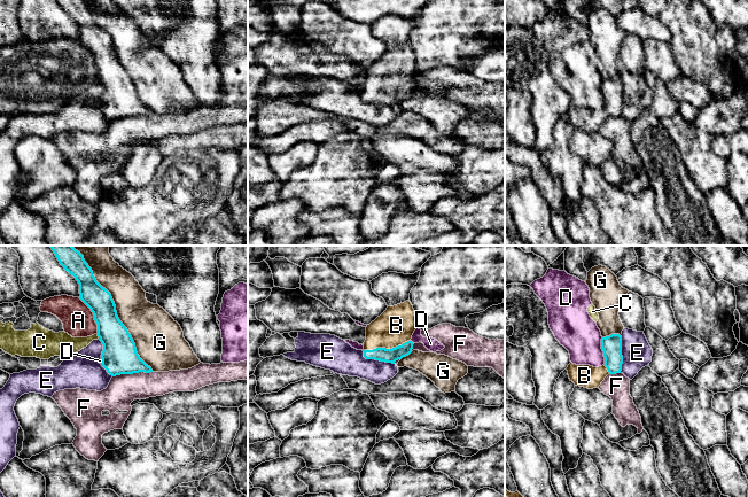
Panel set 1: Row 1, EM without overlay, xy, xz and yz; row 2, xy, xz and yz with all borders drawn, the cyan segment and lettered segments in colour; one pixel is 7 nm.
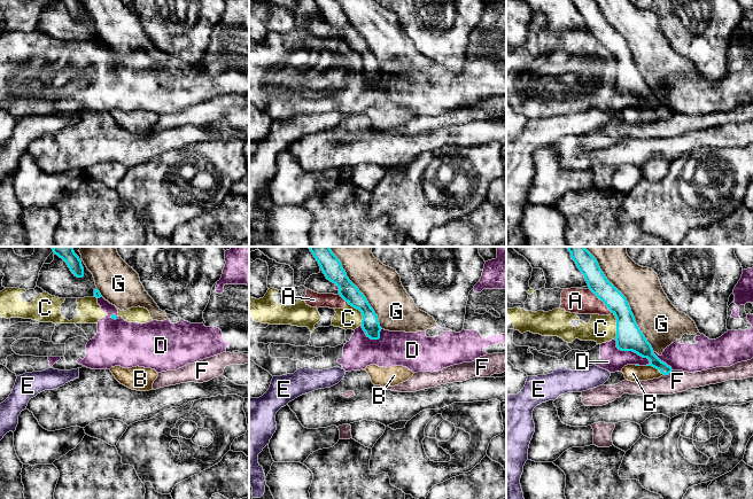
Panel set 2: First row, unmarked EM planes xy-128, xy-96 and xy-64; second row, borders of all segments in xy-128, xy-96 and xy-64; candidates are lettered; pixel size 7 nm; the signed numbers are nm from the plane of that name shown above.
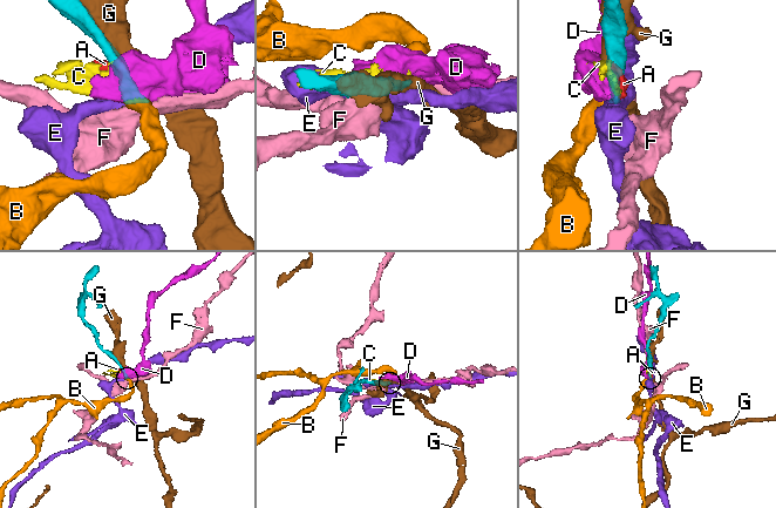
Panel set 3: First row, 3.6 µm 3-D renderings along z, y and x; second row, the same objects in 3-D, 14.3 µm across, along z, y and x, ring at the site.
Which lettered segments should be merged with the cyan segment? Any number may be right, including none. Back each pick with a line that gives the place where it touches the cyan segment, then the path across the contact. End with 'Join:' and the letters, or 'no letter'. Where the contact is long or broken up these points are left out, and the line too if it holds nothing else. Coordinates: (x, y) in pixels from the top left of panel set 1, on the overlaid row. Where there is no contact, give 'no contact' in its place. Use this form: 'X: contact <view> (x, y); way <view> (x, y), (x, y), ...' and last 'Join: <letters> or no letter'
B: contact xz (387, 349); way xz (380, 354), (387, 349), (388, 336), (396, 325)
Join: B

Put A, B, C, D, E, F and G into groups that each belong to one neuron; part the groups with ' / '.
A C D / B / E / F / G

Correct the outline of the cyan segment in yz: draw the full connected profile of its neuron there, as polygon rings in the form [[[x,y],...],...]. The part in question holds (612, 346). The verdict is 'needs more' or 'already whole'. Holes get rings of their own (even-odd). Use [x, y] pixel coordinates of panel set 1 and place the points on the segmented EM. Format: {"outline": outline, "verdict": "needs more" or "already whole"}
{"outline": [[[611,334],[602,337],[601,349],[605,357],[605,364],[602,366],[593,367],[572,363],[568,365],[568,375],[575,386],[587,389],[599,388],[608,374],[621,373],[623,364],[622,336],[620,334]]], "verdict": "needs more"}

